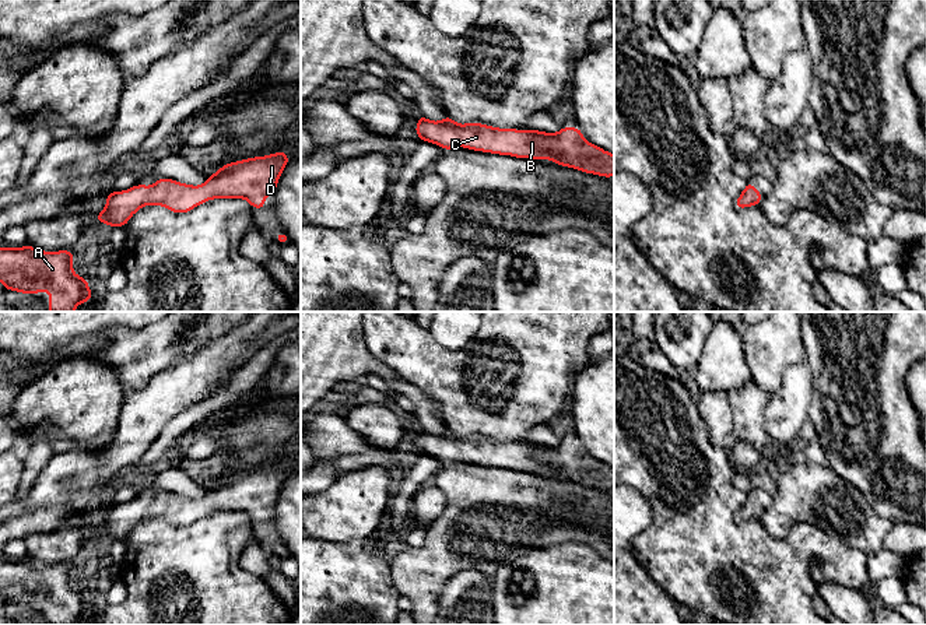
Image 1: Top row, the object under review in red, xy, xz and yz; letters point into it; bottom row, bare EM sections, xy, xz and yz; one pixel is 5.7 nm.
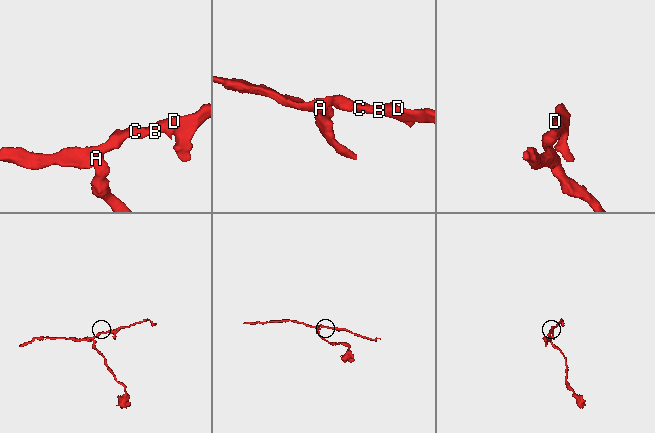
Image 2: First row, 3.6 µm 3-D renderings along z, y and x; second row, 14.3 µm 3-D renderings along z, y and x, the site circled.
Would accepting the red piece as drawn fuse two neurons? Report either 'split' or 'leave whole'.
leave whole

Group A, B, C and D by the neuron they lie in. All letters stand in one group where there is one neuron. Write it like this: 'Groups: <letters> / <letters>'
Groups: A B C D

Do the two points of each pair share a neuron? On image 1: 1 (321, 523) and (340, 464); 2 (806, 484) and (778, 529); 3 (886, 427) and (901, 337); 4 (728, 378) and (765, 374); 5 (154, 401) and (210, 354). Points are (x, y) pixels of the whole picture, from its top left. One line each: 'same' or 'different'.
1: different
2: same
3: same
4: different
5: same

